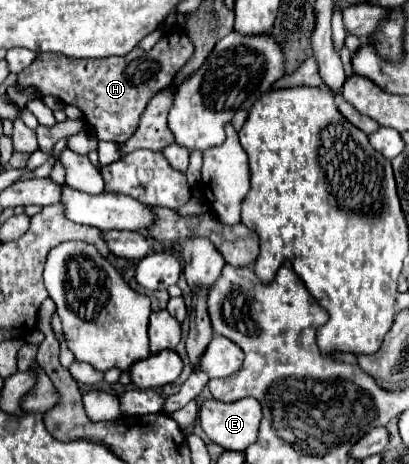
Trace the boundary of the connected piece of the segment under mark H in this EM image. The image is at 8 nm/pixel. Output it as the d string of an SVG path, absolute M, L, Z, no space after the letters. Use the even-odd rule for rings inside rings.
M173 32L173 34L165 34L151 52L143 52L139 48L133 48L127 56L113 56L113 58L101 58L101 60L83 60L83 58L65 58L63 54L39 54L35 58L35 62L31 66L27 66L23 72L19 72L19 84L21 86L33 86L37 88L41 94L53 94L57 96L63 104L73 104L77 108L83 110L85 120L89 120L87 124L93 128L93 132L97 134L99 140L111 140L111 142L127 142L133 132L137 130L137 122L141 112L145 110L147 102L161 90L165 90L169 86L169 82L173 80L173 74L189 60L189 56L193 54L193 46L191 42L185 38L185 32Z

